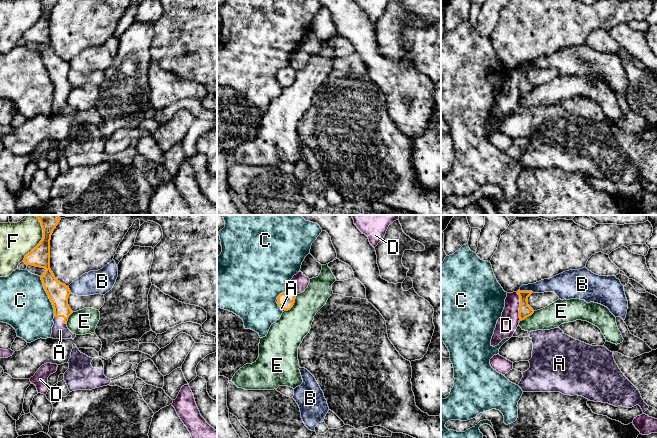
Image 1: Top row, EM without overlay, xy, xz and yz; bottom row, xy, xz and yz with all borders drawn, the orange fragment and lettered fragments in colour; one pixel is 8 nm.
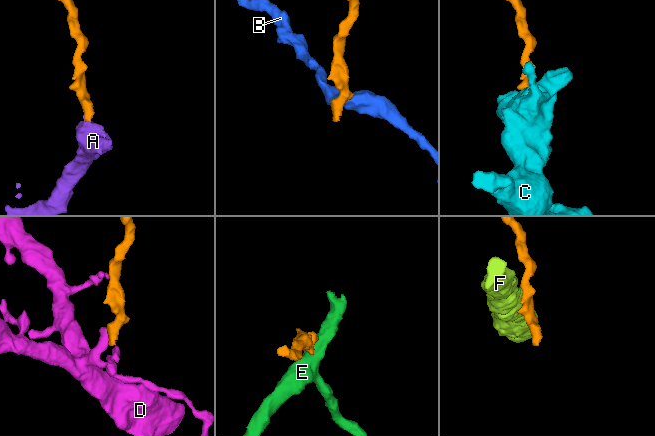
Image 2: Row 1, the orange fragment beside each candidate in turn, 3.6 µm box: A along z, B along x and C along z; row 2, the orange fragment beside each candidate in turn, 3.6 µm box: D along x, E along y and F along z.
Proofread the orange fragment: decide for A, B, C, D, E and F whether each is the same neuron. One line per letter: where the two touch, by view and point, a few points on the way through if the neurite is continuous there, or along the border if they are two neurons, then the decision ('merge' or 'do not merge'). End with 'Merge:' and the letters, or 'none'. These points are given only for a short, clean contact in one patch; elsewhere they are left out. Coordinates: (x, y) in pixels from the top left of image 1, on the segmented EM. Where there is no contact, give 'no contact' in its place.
A: meets orange in xy at (61, 316); runs through xy (58, 293), (61, 316), (60, 330); merge
B: meets orange in yz at (526, 291); border along yz (519, 289), (533, 292); do not merge
C: meets orange in xy at (48, 296); border along xy (39, 276), (52, 305), (54, 316); do not merge
D: meets orange in yz at (520, 306); border along yz (516, 292), (519, 297), (520, 319); do not merge
E: meets orange in xz at (294, 302); border along xz (296, 294), (294, 304), (286, 311); do not merge
F: meets orange in xy at (42, 238); border along xy (34, 215), (40, 222), (42, 239), (22, 261); do not merge
Merge: A

